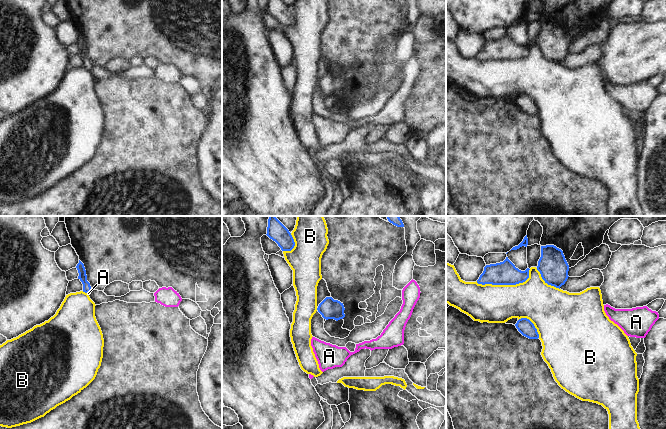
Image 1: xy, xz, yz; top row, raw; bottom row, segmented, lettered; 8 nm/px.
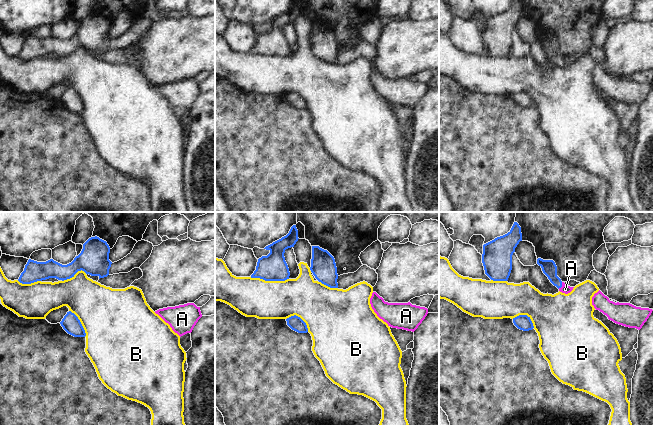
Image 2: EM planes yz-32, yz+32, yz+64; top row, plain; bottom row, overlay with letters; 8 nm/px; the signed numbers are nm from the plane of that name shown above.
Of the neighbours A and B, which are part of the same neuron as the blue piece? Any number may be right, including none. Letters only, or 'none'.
A

